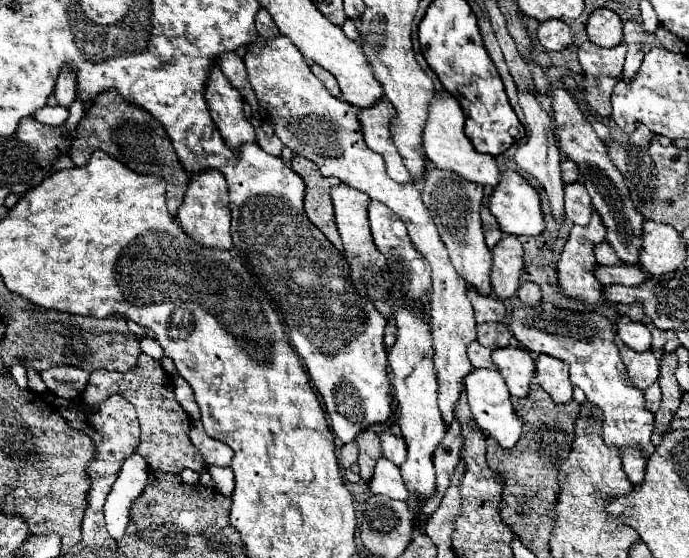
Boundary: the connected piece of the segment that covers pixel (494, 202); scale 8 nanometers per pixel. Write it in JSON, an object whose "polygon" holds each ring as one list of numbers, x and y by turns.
{"polygon":[[508,169,500,175,500,183,496,185,490,203,488,203,492,215,496,217,500,231,508,233,508,235,540,235,544,231,544,215,542,215,542,207,540,207,540,195,536,193,536,189,516,171]]}

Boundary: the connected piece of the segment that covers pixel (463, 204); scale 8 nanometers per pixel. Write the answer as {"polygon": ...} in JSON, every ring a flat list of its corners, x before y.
{"polygon":[[430,169,422,187,422,201,432,213,432,219,440,231,442,241,446,243,448,255,452,265,460,275,464,275,466,283,474,289,478,289,484,295,492,295,490,287,490,265,492,265,492,253,484,243,482,233,482,221,480,221,480,203,484,197,482,185,472,185,470,181,464,181,462,177,456,177,456,173]]}

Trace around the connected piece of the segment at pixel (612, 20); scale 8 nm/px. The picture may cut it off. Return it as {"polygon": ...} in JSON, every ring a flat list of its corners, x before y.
{"polygon":[[606,7,592,11,586,23,588,39,600,47,616,47,622,43,622,21,620,17]]}

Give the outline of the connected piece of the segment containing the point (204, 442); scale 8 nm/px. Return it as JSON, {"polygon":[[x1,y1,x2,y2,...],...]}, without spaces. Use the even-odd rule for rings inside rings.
{"polygon":[[196,421,190,429,190,439,196,445,196,449,202,453,206,465,218,465,218,467,228,467,232,461,232,449,224,445,222,441,216,441,206,435,204,427,200,421]]}

